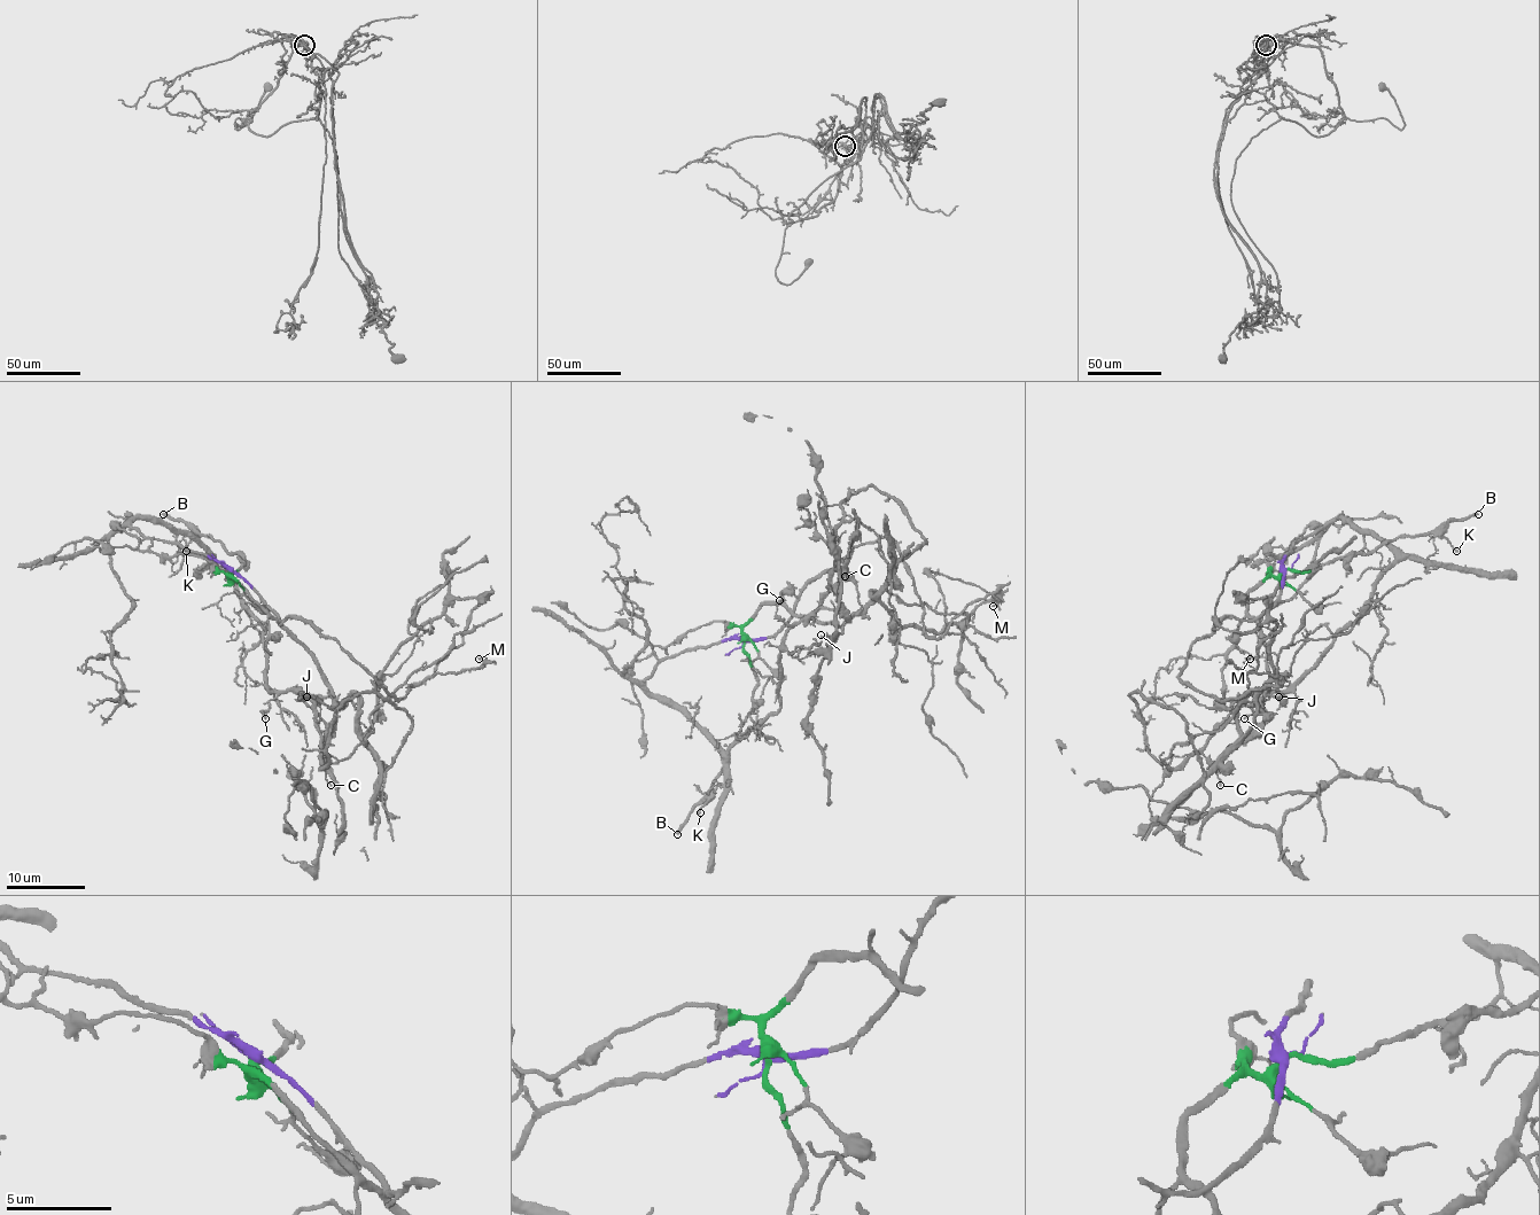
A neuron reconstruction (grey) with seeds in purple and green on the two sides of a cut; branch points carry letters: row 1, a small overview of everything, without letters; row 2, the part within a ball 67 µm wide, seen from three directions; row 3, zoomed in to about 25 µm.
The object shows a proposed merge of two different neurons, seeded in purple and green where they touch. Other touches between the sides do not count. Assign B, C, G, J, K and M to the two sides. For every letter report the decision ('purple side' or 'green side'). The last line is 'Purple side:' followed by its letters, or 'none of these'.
B: green side
C: green side
G: purple side
J: green side
K: green side
M: purple side
Purple side: G, M

